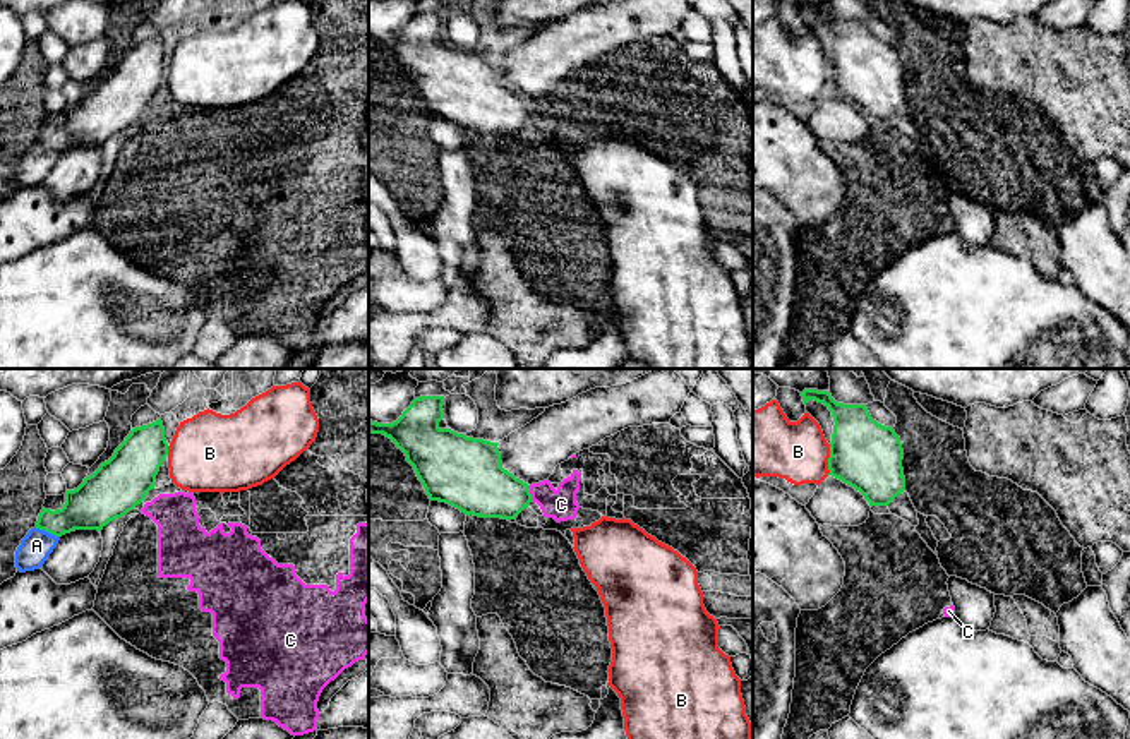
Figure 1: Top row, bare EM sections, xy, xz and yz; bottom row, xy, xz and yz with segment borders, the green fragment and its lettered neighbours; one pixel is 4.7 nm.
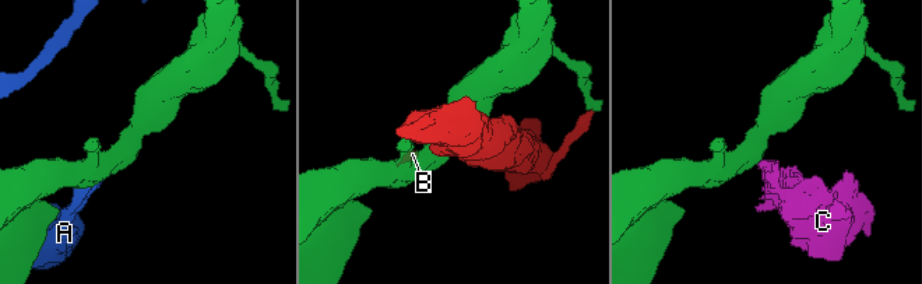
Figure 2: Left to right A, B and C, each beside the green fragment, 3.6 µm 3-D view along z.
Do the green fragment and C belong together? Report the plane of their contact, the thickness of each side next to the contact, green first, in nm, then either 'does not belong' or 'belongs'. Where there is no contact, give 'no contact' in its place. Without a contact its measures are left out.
meets green in xz; 280 nm thick on the green side, 150 nm on the other; does not belong

